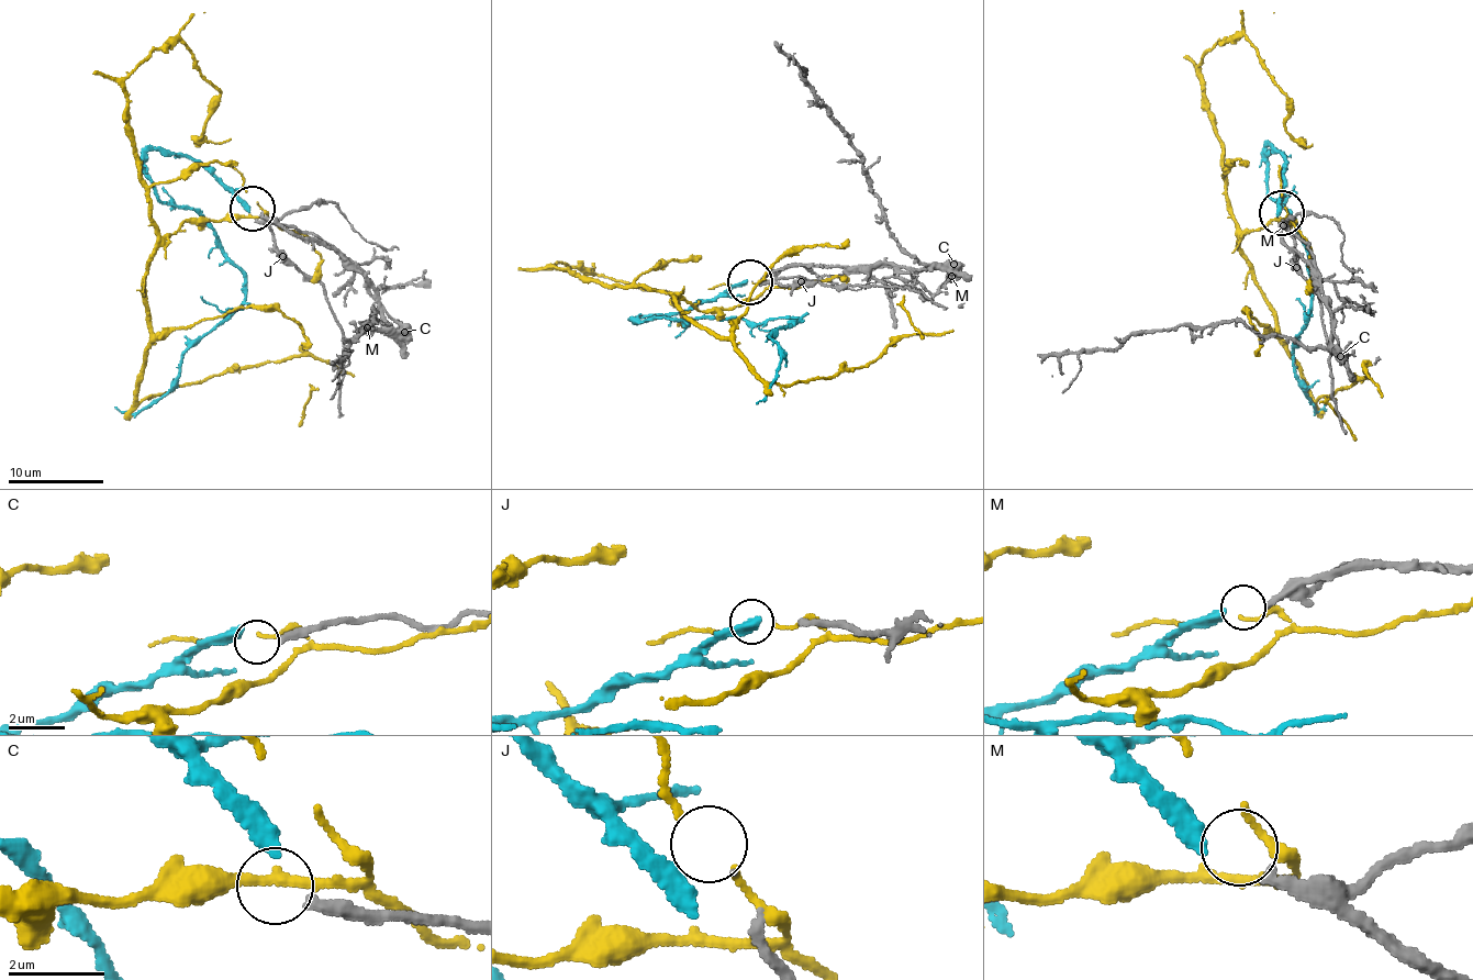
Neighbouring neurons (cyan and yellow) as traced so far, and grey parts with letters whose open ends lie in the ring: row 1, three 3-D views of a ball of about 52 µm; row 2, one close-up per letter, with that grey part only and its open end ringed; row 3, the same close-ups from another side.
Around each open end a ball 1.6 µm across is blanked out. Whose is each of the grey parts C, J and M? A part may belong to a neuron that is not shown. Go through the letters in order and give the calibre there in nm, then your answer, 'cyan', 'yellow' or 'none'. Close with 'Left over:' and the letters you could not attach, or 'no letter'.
C: 280 nm thick; none
J: 40 nm thick; none
M: 260 nm thick; cyan
Left over: C, J

